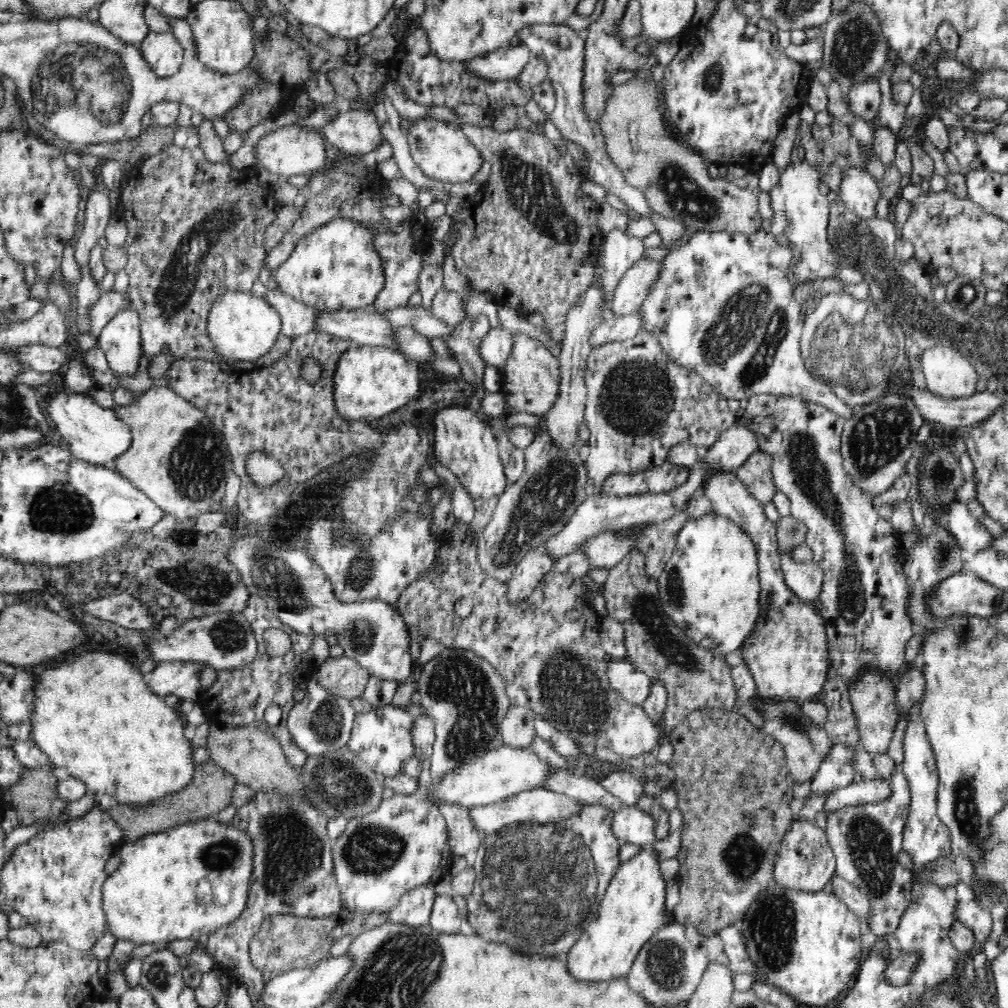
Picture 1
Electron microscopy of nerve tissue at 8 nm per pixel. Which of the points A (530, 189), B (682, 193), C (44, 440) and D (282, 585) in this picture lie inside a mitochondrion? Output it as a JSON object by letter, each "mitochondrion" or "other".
{"A":"mitochondrion","B":"mitochondrion","C":"other","D":"mitochondrion"}

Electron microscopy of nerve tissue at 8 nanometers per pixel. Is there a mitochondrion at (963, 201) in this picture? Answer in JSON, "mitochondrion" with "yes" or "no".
{"mitochondrion":"no"}

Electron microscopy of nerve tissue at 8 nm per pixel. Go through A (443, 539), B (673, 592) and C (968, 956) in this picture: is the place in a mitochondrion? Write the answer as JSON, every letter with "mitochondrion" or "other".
{"A":"other","B":"mitochondrion","C":"other"}

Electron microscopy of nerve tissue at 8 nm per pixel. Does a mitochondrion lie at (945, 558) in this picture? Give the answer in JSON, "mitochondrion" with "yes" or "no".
{"mitochondrion":"yes"}

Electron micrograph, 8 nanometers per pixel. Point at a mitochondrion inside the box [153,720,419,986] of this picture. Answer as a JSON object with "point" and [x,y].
{"point":[293,854]}

